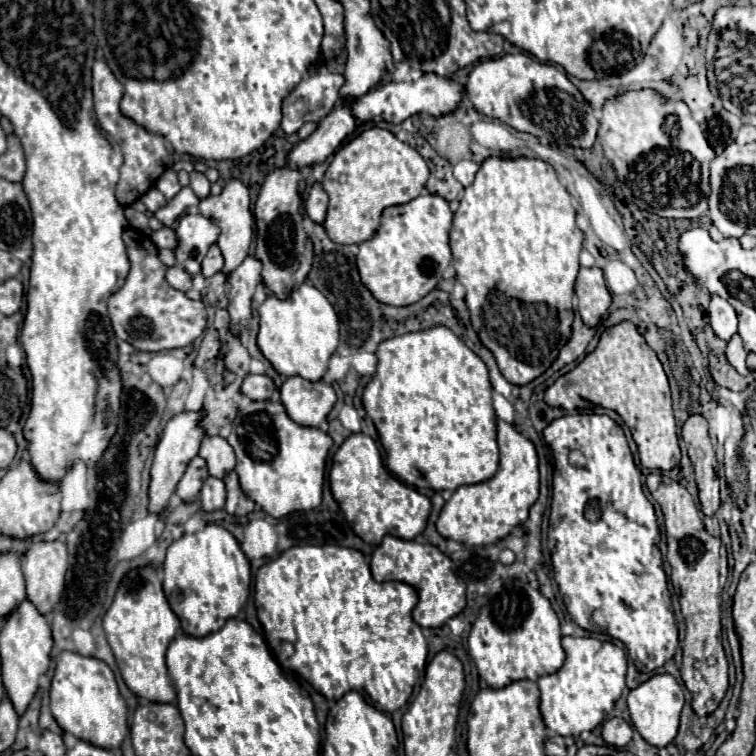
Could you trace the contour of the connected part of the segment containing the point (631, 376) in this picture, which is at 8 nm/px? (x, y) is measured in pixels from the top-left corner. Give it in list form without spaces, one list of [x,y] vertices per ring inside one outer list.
[[[622,321],[602,331],[600,341],[572,371],[558,377],[546,391],[544,401],[550,407],[582,409],[604,407],[620,413],[638,445],[640,463],[648,469],[668,471],[680,463],[676,423],[672,415],[670,385],[660,359],[648,347],[636,325]]]

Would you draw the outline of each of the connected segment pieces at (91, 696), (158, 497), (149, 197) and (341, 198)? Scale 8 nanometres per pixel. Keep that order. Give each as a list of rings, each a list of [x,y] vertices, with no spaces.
[[[62,651],[56,657],[56,671],[50,687],[50,711],[62,731],[102,749],[118,749],[128,735],[126,701],[118,691],[112,669],[96,657],[84,657],[72,651]]]
[[[202,411],[198,413],[180,413],[176,417],[172,417],[164,431],[162,431],[162,439],[158,441],[156,447],[156,455],[152,461],[152,469],[150,469],[150,487],[148,487],[148,511],[154,515],[164,515],[168,501],[180,481],[180,477],[184,475],[188,463],[198,455],[198,447],[204,439],[202,427],[198,425],[198,421],[202,419]]]
[[[152,187],[152,189],[150,189],[148,193],[144,193],[140,199],[144,201],[146,209],[152,211],[152,213],[156,213],[160,207],[166,205],[166,197],[162,197],[162,193],[160,193],[156,187]]]
[[[370,127],[358,137],[348,141],[332,159],[322,179],[330,197],[324,229],[334,243],[352,245],[372,237],[378,227],[380,215],[386,207],[408,203],[420,195],[428,181],[428,165],[422,155],[402,143],[388,129]]]

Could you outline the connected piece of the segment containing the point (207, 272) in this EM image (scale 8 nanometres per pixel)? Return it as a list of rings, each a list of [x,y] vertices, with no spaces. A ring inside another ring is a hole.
[[[212,245],[208,255],[202,261],[202,271],[200,273],[204,273],[204,277],[212,277],[220,269],[222,269],[222,253],[220,253],[218,245]]]

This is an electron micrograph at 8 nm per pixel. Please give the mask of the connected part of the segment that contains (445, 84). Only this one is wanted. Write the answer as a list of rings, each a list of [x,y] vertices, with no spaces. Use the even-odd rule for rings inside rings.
[[[424,73],[416,81],[400,81],[400,83],[384,83],[358,101],[352,103],[354,117],[360,121],[388,121],[388,123],[402,123],[404,119],[416,115],[416,113],[428,113],[428,115],[446,115],[458,107],[458,103],[464,97],[464,87],[456,79],[444,79],[434,73]]]

